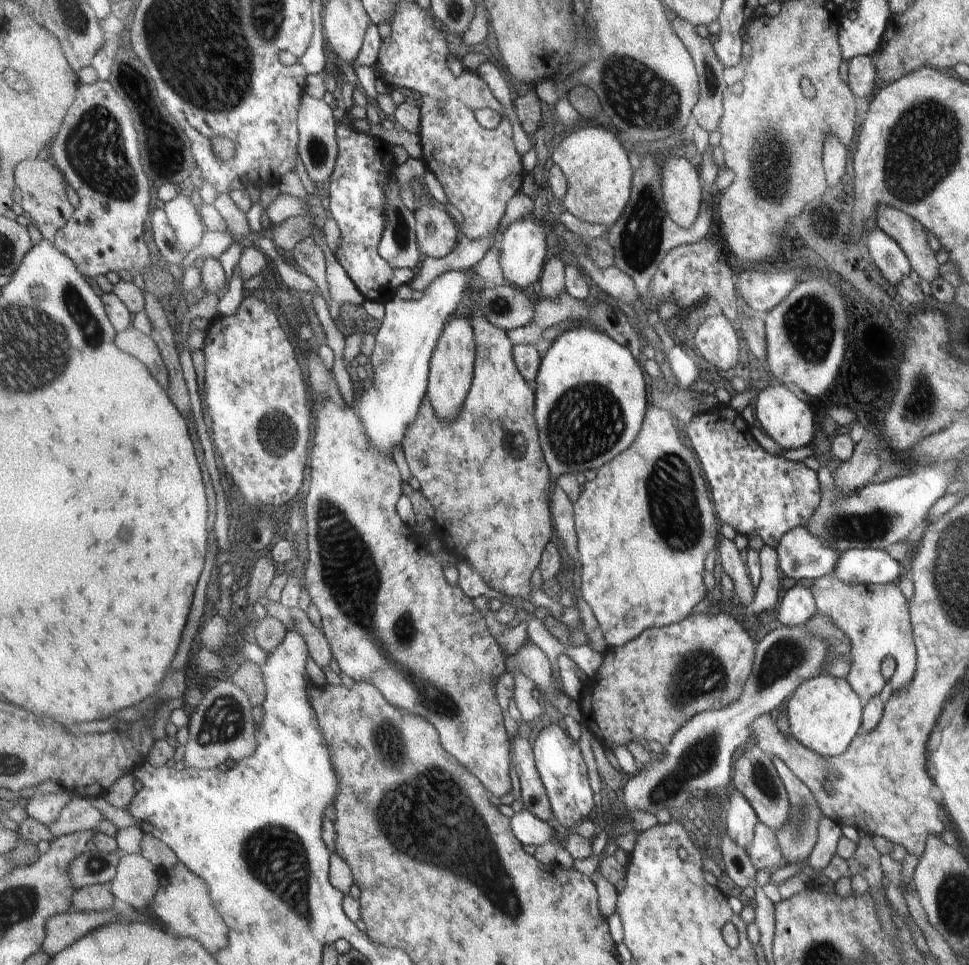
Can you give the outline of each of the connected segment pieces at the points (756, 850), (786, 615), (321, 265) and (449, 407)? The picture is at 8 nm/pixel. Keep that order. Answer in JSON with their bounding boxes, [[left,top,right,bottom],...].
[[745,821,787,872],[773,587,818,627],[293,236,331,300],[429,315,477,420]]

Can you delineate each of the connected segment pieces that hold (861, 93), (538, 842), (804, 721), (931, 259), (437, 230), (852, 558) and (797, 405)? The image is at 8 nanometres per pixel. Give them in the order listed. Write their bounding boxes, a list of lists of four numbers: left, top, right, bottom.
[[847,55,877,100],[512,809,556,847],[786,674,863,757],[874,205,940,283],[417,205,461,259],[834,549,902,585],[754,384,815,450]]

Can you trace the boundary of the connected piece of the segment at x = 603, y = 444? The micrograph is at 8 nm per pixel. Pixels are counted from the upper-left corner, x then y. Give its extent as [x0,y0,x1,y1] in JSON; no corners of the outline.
[536,328,650,480]

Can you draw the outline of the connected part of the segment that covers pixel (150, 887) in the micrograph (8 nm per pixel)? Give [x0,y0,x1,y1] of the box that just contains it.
[111,854,162,910]

